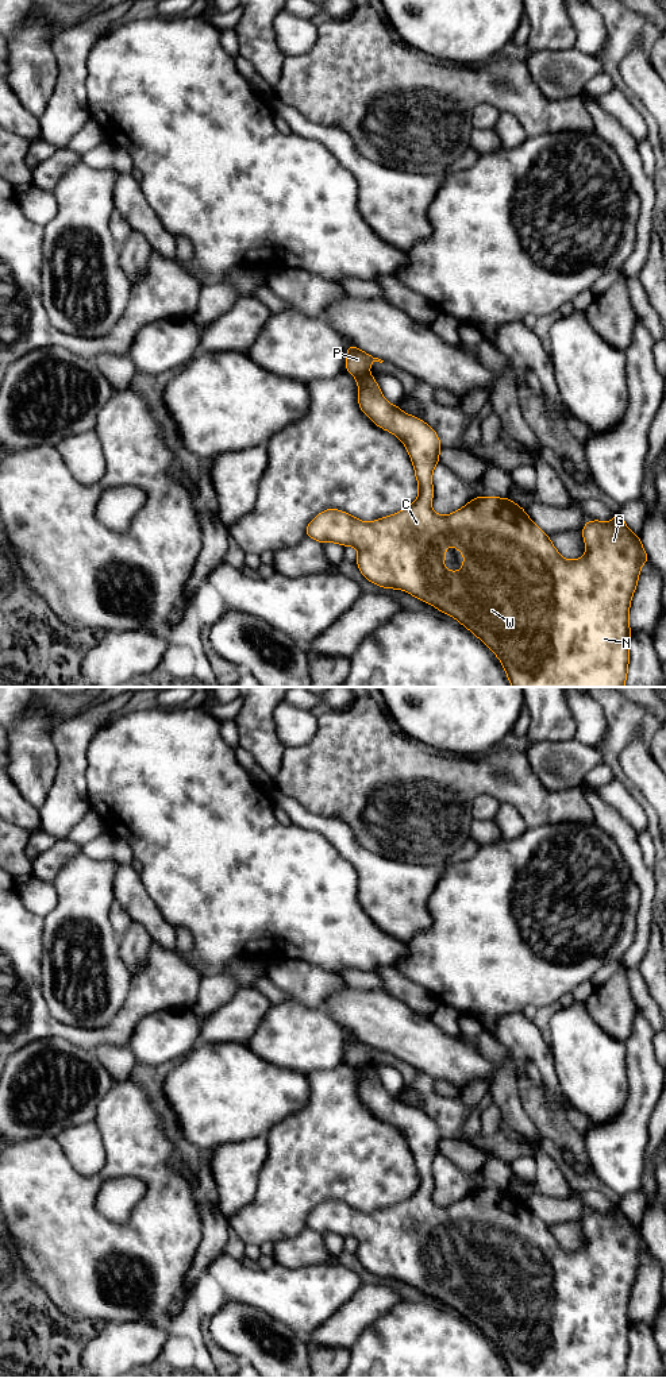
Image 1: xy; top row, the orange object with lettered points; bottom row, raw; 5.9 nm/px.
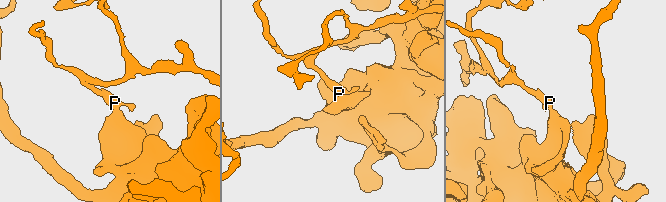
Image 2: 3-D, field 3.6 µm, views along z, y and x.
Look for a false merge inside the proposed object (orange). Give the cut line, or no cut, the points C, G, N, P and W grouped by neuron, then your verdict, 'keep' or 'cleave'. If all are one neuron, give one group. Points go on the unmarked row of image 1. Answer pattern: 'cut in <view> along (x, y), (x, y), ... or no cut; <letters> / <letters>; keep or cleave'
cut in xy along (368, 1065), (357, 1068); C G N W / P; cleave

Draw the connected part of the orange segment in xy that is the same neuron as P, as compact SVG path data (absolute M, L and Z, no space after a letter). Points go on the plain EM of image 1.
M349 1034L349 1041L346 1043L346 1062L349 1065L354 1068L369 1066L372 1053L382 1054L384 1051L367 1046L366 1043Z

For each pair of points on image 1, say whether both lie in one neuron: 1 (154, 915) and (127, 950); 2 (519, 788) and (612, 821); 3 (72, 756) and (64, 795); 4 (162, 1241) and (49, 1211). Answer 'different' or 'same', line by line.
1: different
2: different
3: same
4: same

